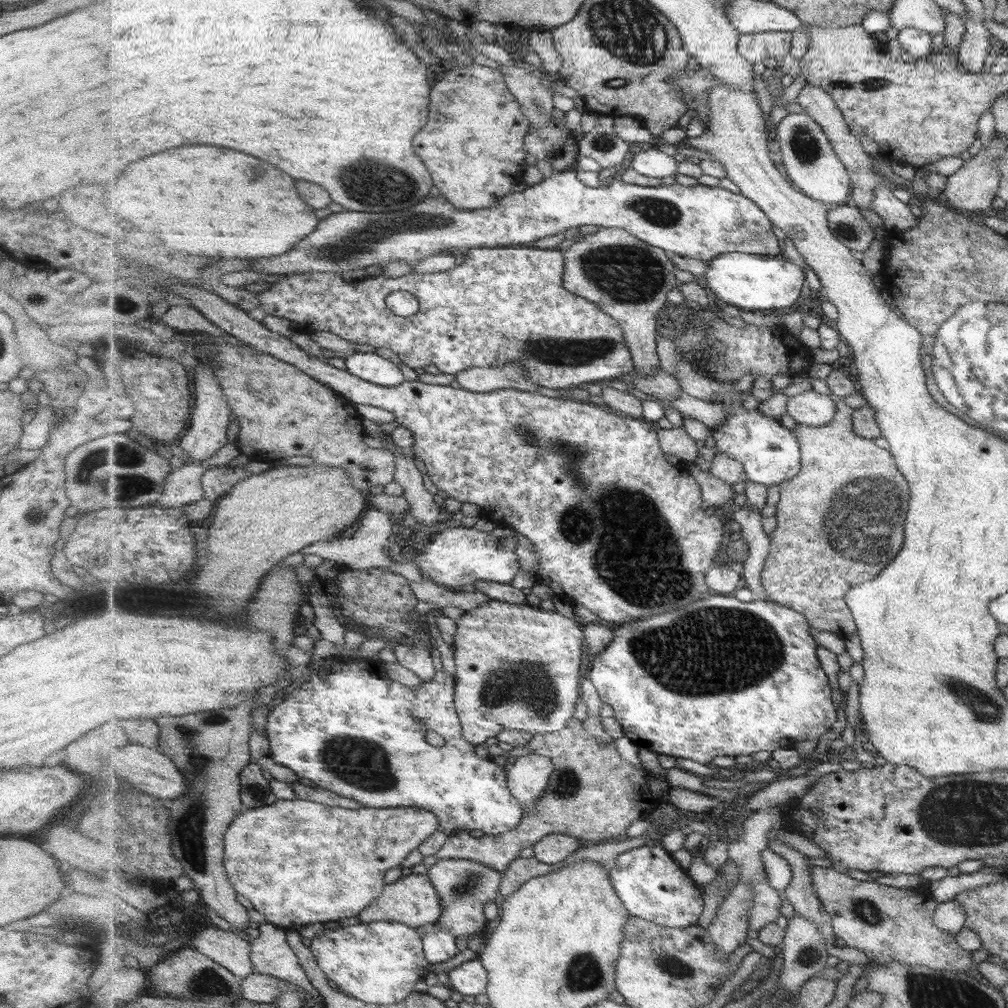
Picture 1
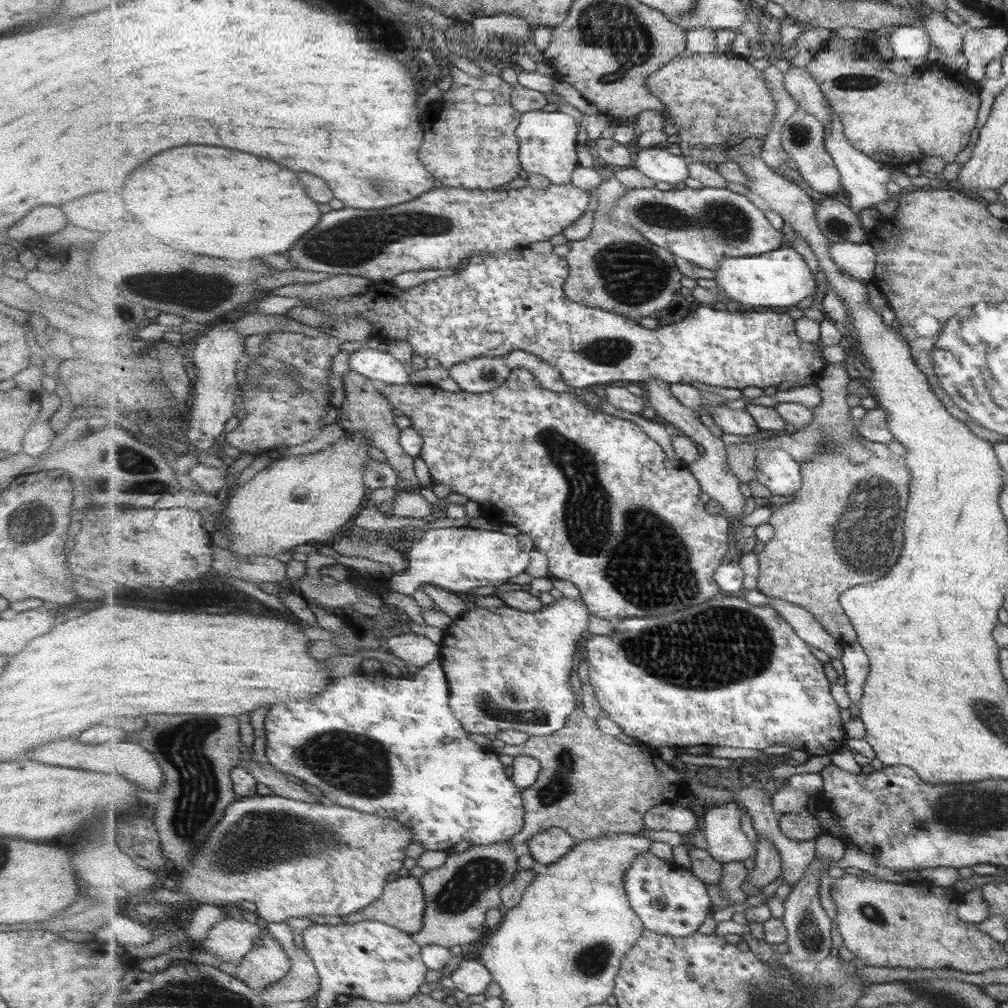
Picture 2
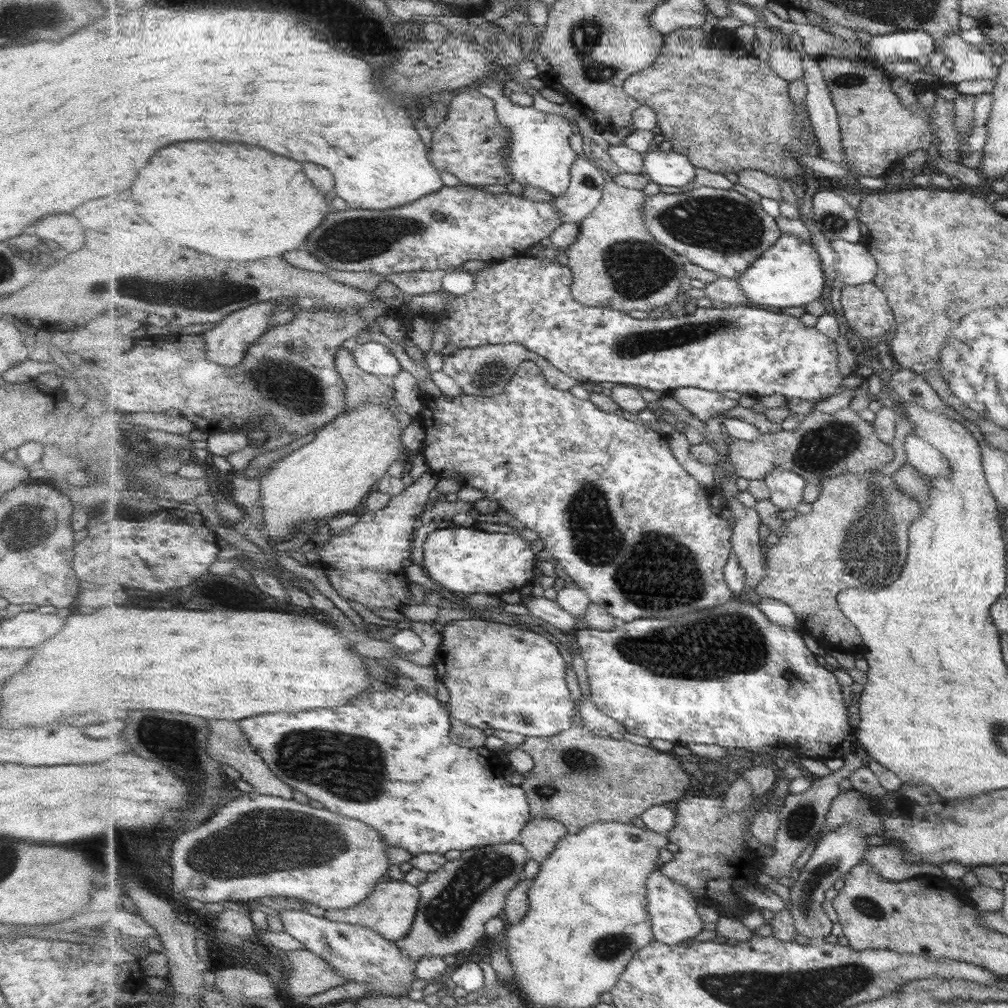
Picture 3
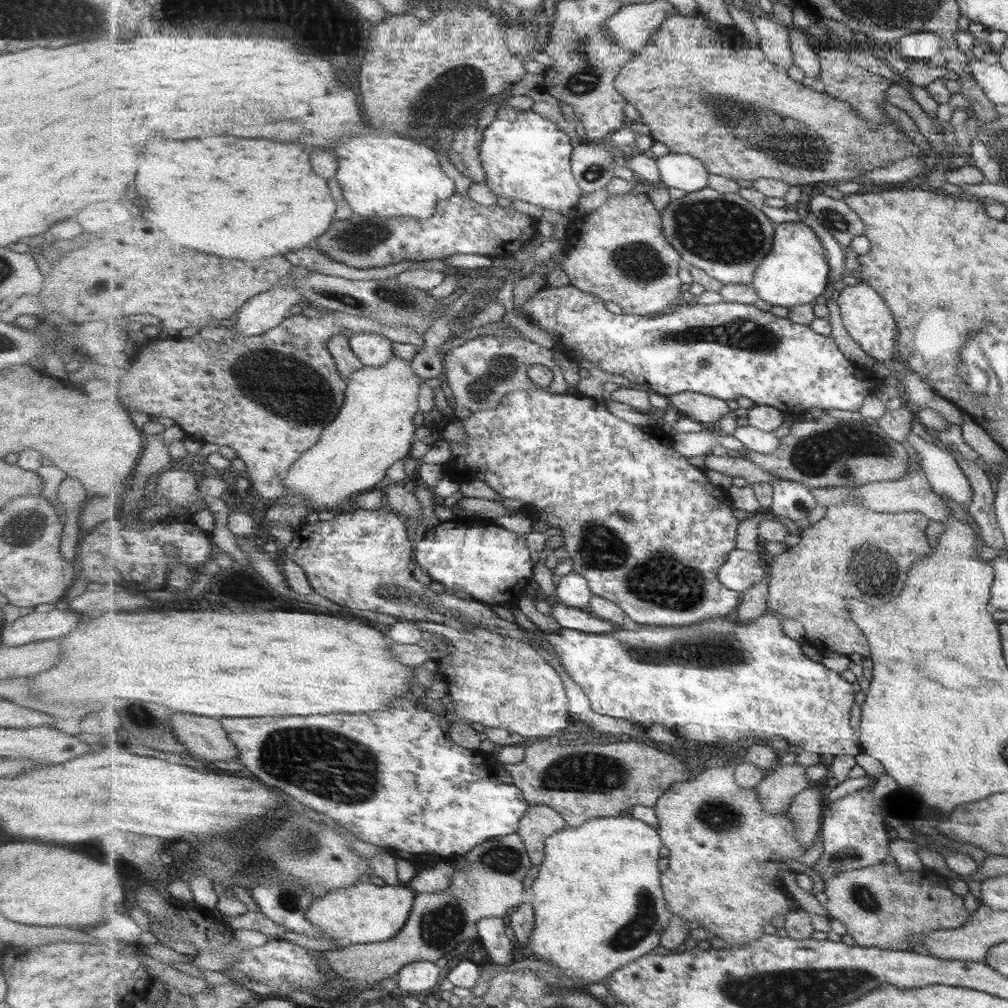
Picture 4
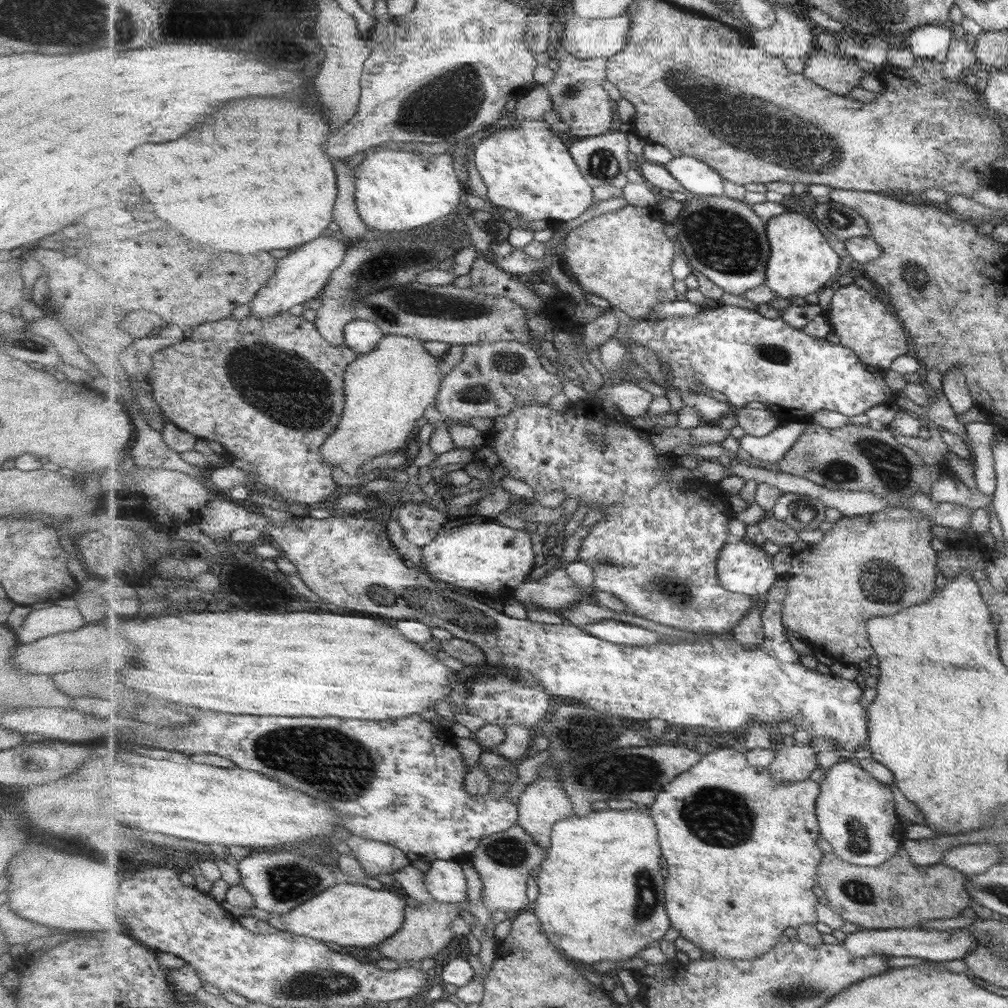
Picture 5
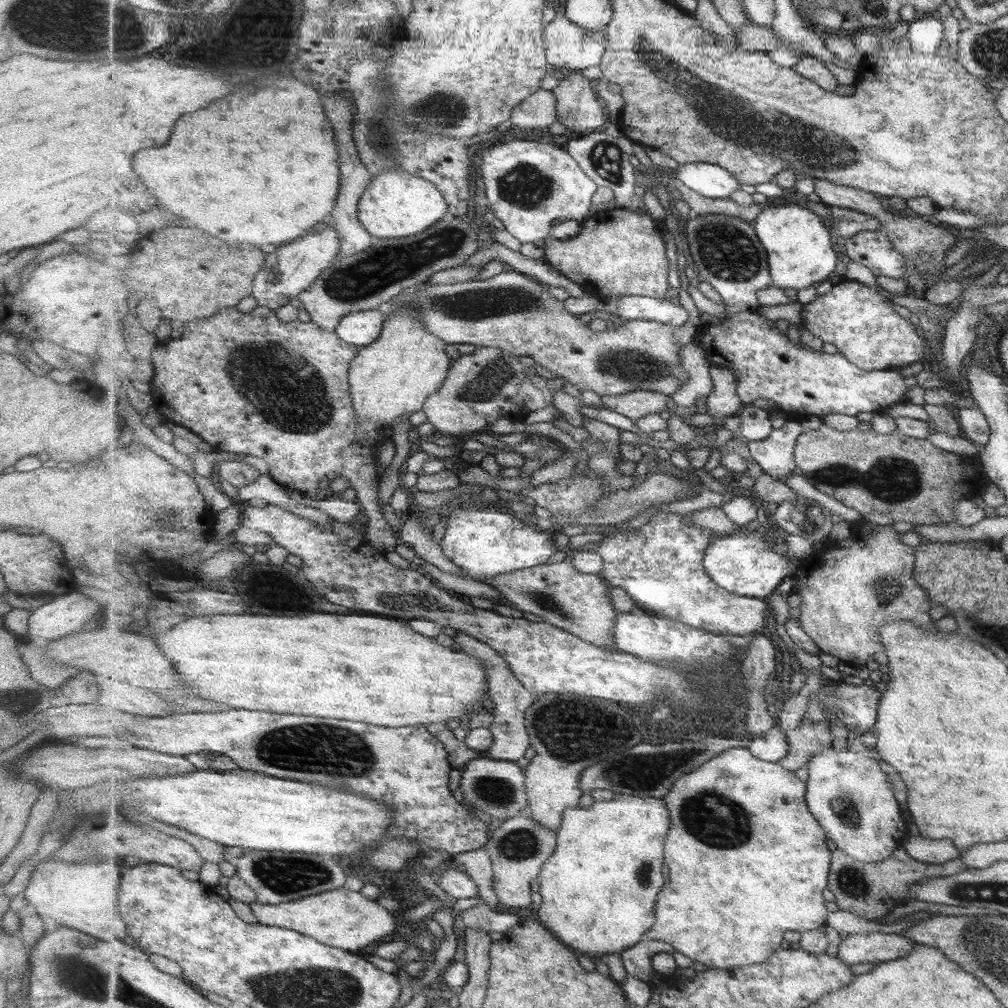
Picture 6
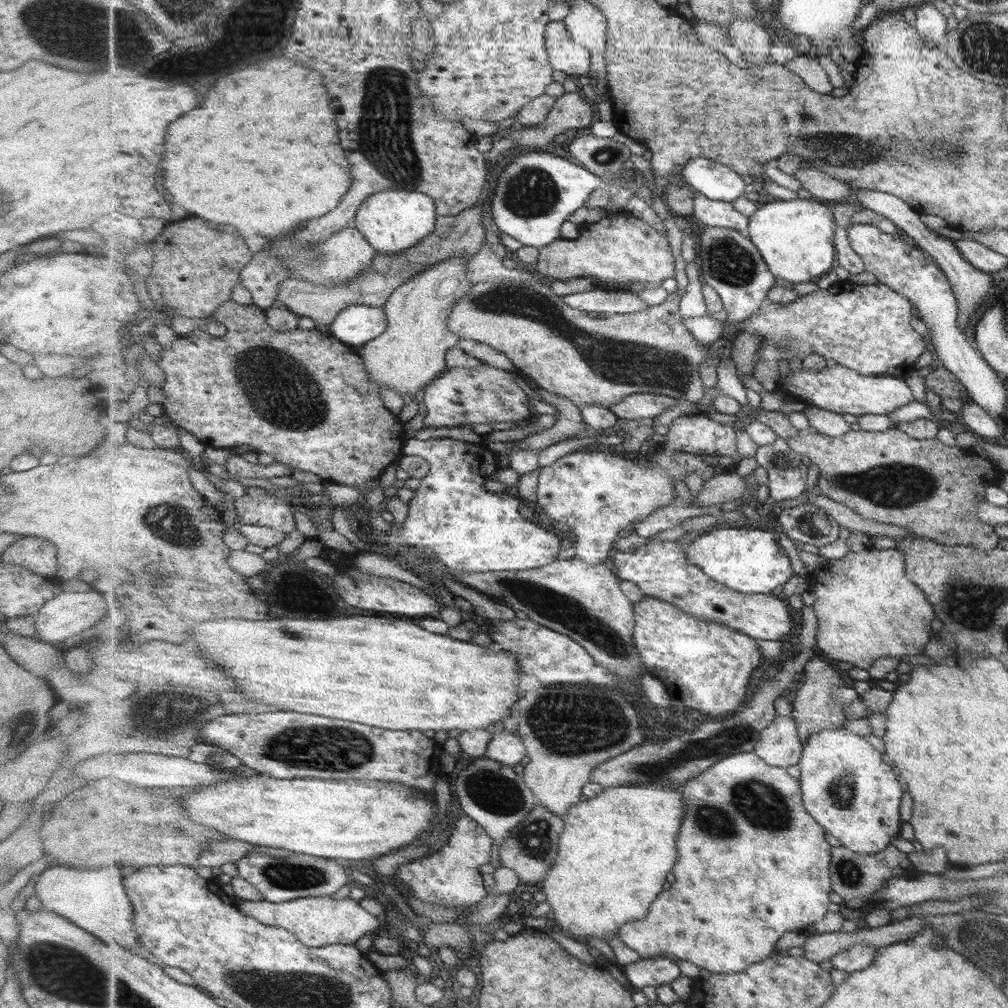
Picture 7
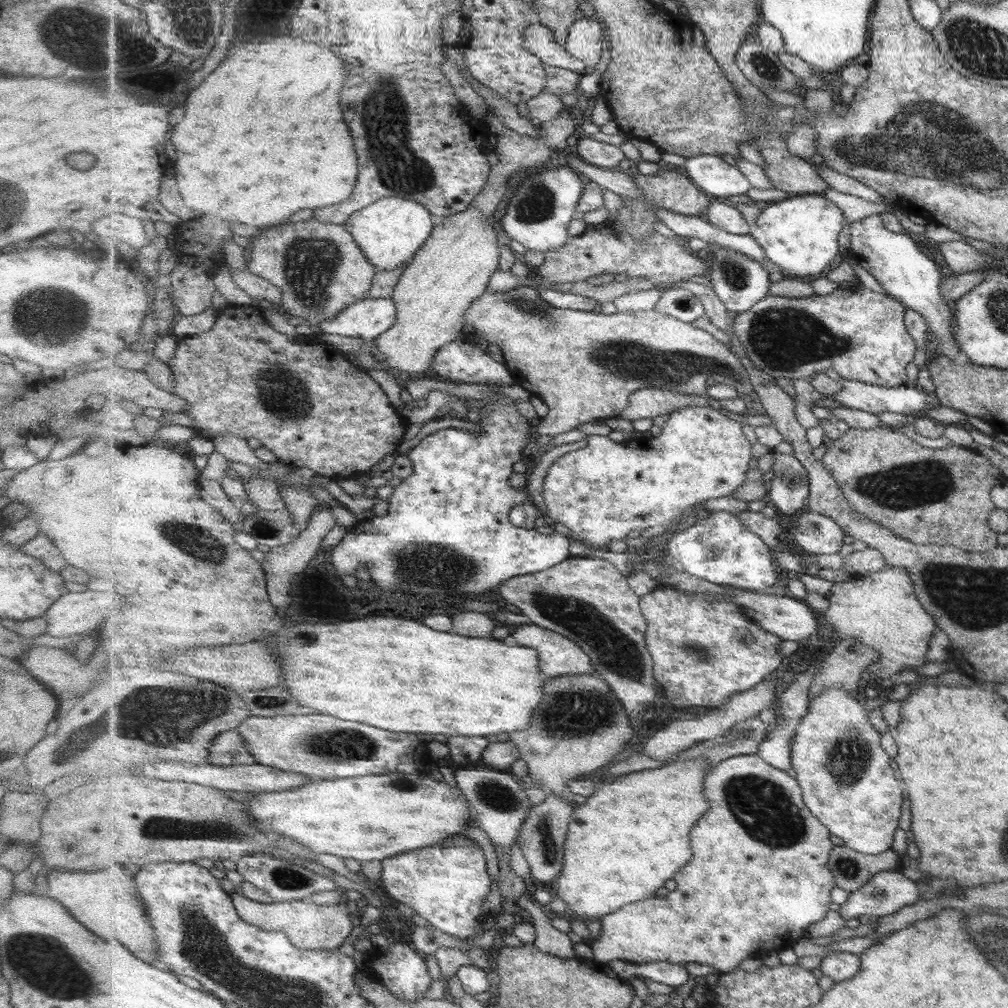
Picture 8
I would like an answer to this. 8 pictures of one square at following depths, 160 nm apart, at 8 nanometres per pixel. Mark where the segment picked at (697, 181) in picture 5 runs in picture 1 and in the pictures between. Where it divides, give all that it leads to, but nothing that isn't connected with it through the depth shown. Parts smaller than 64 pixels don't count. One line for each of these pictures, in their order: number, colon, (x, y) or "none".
1: (651, 163)
2: (656, 163)
3: (670, 168)
4: (685, 172)

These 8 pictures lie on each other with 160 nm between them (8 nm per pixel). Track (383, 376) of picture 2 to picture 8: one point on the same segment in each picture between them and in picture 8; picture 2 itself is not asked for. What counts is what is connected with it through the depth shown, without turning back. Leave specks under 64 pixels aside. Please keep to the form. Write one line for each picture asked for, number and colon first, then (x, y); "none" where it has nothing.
3: (376, 358)
4: (374, 349)
5: (362, 335)
6: (362, 328)
7: (357, 325)
8: (368, 319)

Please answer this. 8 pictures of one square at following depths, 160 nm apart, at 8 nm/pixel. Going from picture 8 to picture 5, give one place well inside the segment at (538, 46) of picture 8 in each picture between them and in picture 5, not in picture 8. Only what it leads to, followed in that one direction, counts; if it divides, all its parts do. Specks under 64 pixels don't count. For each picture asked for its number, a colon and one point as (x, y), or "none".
5: (586, 38)
6: (569, 47)
7: (566, 55)

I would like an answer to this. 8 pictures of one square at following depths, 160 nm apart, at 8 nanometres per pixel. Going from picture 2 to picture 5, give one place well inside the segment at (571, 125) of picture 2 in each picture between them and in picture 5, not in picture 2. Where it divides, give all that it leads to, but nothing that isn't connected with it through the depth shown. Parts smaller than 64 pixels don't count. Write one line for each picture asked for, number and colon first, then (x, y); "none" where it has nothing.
3: (539, 154)
4: (526, 157)
5: (527, 168)

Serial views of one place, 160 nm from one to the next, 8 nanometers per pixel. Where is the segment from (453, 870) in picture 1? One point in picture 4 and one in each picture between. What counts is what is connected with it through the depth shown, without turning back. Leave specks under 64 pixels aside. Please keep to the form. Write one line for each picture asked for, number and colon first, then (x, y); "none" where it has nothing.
2: (458, 895)
3: (457, 902)
4: (491, 883)

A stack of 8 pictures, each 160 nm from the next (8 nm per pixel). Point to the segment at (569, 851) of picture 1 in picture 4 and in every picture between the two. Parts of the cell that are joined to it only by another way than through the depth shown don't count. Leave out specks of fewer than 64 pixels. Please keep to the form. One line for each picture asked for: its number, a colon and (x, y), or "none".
2: (547, 847)
3: (540, 836)
4: (541, 821)

